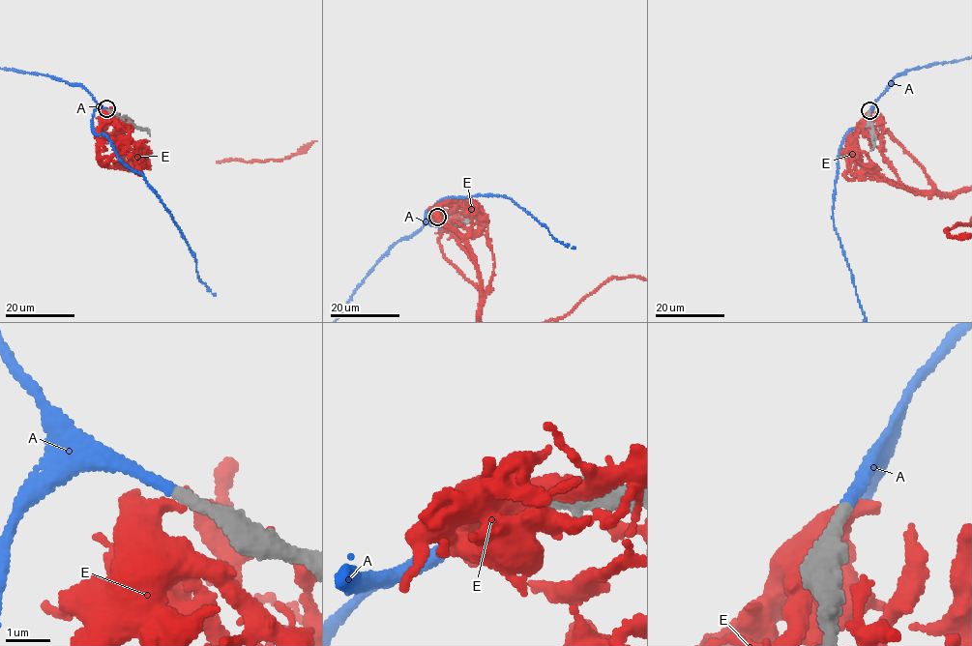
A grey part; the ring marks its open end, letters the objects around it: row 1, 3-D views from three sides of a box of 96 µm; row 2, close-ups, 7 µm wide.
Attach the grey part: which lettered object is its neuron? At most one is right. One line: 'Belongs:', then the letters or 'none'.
Belongs: A

